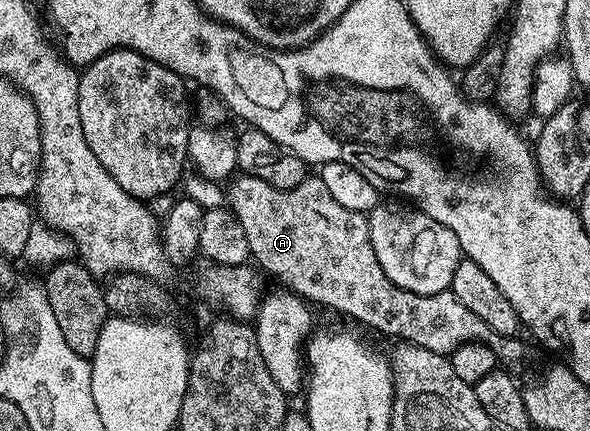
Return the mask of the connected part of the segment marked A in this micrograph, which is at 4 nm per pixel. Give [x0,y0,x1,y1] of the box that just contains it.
[229,173,527,361]

